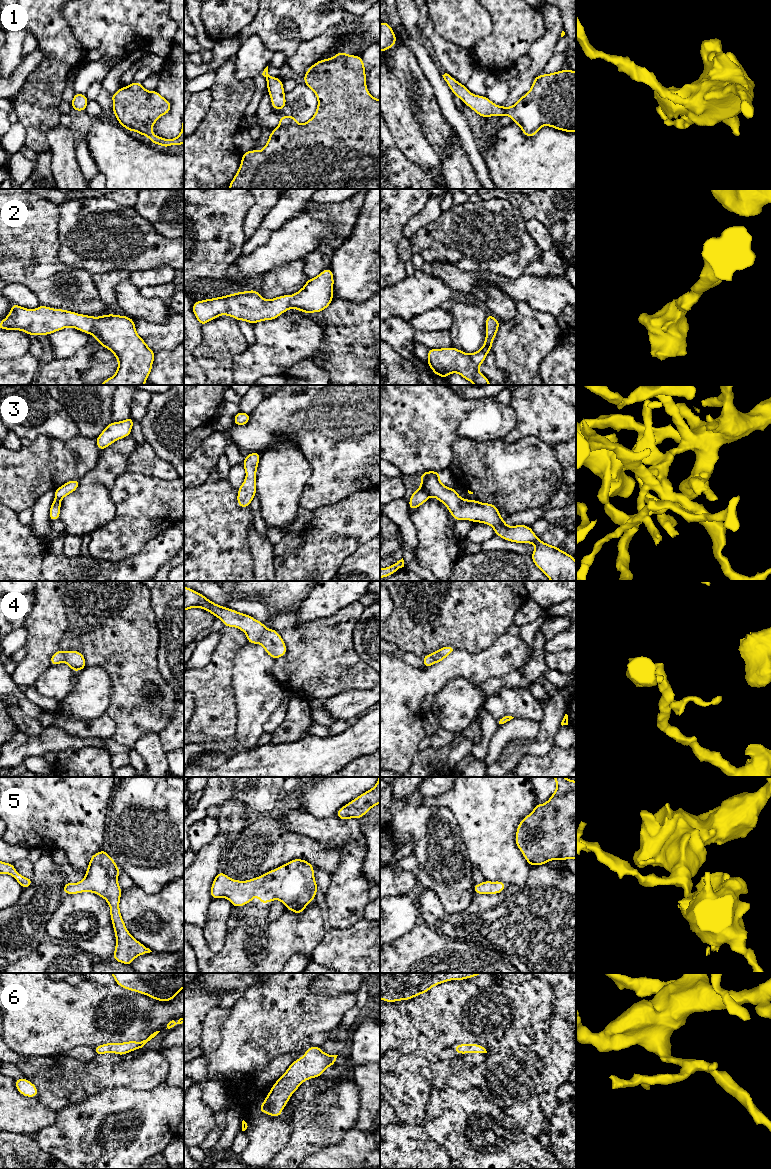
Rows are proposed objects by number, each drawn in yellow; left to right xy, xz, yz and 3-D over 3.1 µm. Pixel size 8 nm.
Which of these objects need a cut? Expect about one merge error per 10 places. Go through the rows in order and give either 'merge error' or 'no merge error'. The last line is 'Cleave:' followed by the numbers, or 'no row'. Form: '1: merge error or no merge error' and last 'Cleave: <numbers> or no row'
1: no merge error
2: no merge error
3: no merge error
4: no merge error
5: no merge error
6: no merge error
Cleave: no row

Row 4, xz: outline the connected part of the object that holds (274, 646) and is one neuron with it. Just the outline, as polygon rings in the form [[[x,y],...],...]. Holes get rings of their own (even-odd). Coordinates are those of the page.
[[[184,586],[184,612],[189,608],[202,608],[221,619],[224,626],[242,630],[249,643],[261,644],[265,652],[275,660],[287,653],[287,647],[276,630],[268,629],[250,615],[217,605],[203,594]]]

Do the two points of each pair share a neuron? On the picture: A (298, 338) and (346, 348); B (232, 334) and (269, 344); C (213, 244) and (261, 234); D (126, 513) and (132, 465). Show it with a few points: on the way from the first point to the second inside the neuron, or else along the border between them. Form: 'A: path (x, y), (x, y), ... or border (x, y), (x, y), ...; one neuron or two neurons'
A: border (320, 325), (322, 331), (321, 345), (313, 355); two neurons
B: border (248, 345), (234, 357), (234, 364); two neurons
C: border (245, 241), (239, 255); two neurons
D: border (127, 471), (152, 475), (154, 477); two neurons

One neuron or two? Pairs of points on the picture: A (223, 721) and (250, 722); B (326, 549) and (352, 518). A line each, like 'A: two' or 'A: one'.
A: two
B: one

